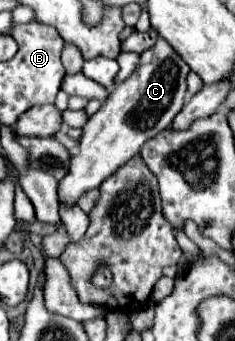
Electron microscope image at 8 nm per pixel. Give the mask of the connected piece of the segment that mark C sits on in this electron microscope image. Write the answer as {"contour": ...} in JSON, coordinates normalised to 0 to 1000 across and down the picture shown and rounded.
{"contour":[[[681,106],[647,141],[596,158],[596,182],[570,211],[485,252],[434,317],[383,340],[374,364],[349,375],[357,393],[340,405],[340,440],[298,469],[298,504],[247,540],[247,569],[272,598],[323,598],[340,569],[417,551],[451,516],[579,457],[621,411],[732,364],[740,340],[783,311],[800,211],[800,188]]]}

